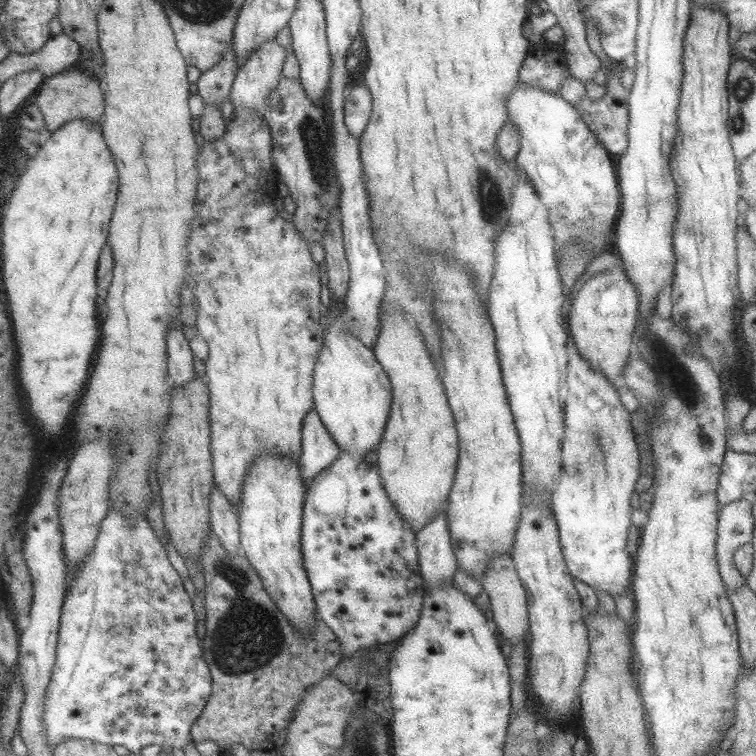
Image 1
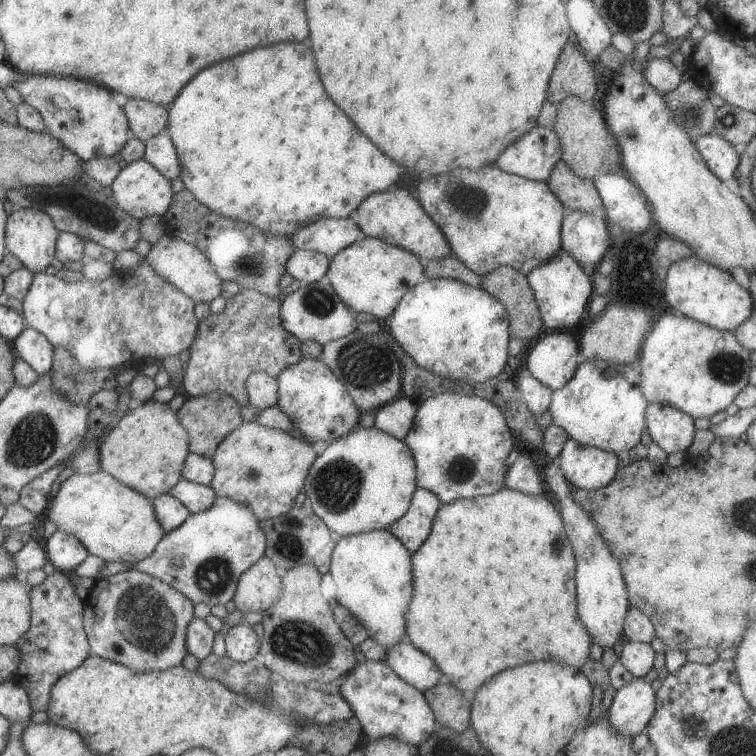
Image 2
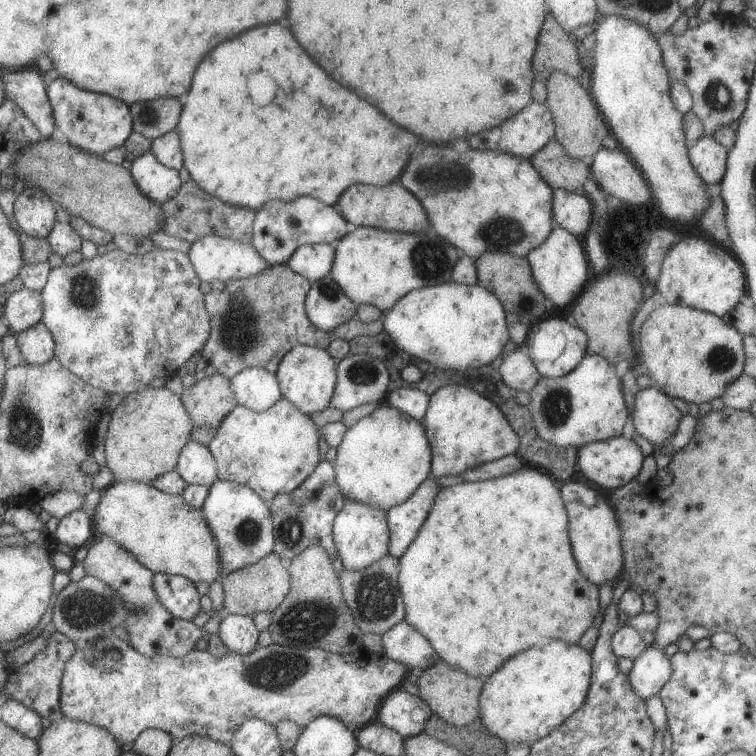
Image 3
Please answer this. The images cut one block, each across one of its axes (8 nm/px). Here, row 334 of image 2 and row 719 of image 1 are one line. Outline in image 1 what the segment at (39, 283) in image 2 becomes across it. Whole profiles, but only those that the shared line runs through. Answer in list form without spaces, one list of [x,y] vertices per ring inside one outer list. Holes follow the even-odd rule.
[[[109,507],[105,518],[100,522],[93,550],[84,558],[80,570],[72,574],[67,592],[61,605],[59,629],[56,638],[55,660],[51,669],[50,681],[44,695],[43,724],[48,747],[52,748],[68,738],[87,739],[106,745],[123,745],[129,752],[138,755],[143,745],[168,745],[182,748],[190,740],[190,726],[201,714],[208,696],[211,694],[211,677],[207,663],[202,657],[202,648],[195,634],[195,614],[191,601],[183,589],[182,579],[167,561],[165,548],[149,527],[145,516],[136,518],[134,524],[128,524],[118,510]]]

